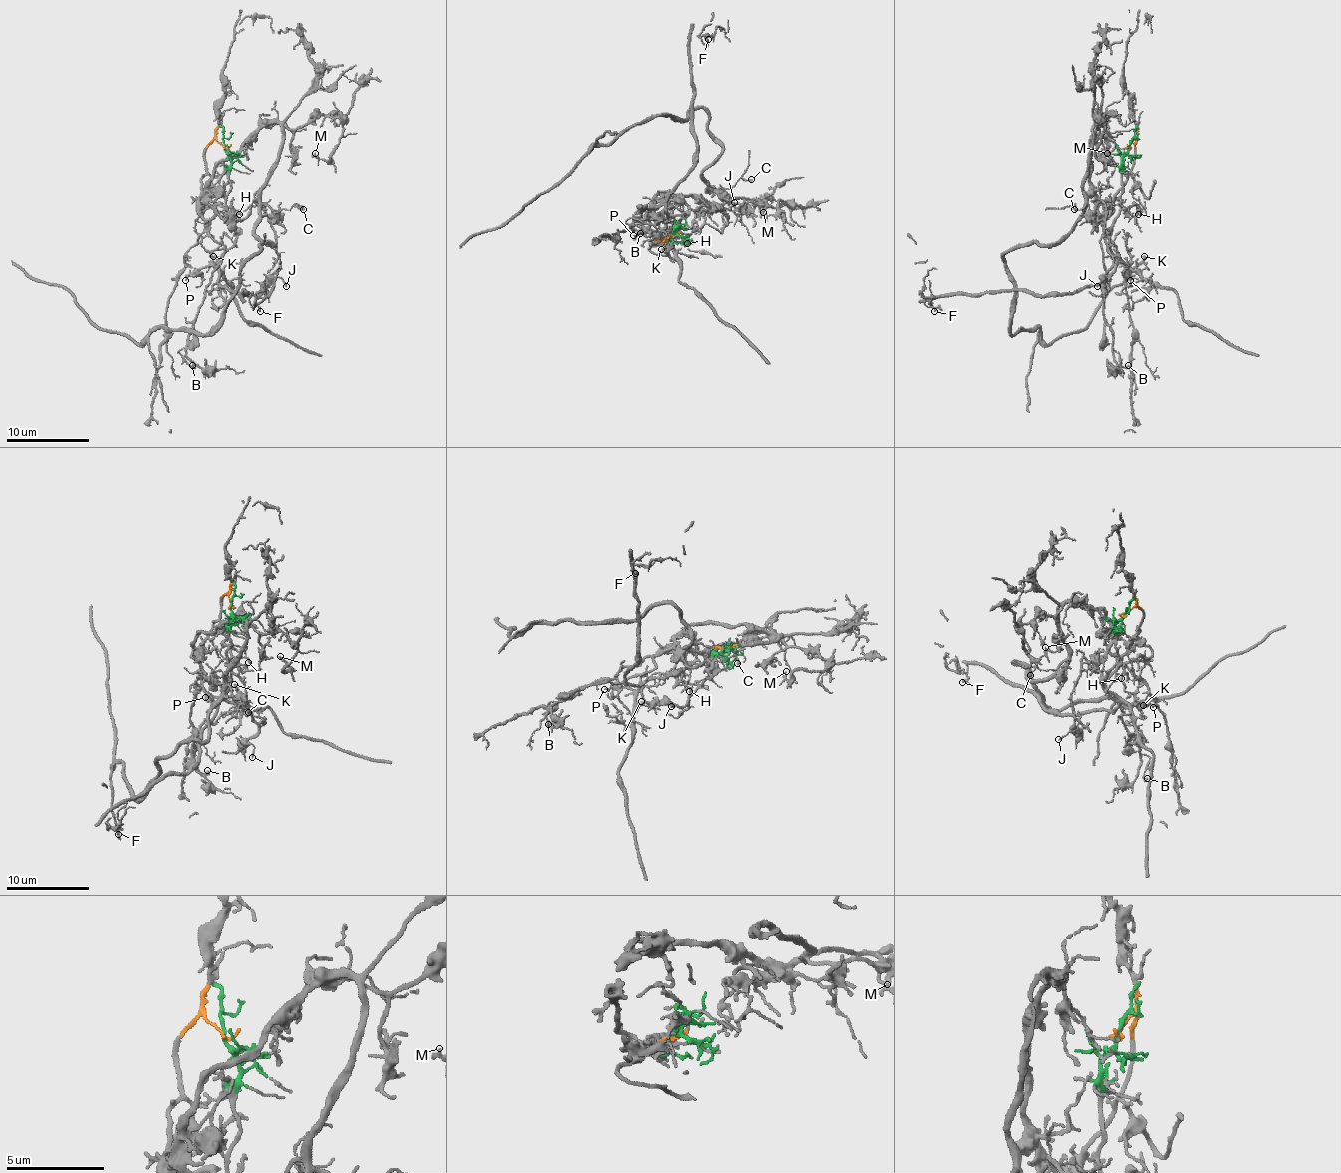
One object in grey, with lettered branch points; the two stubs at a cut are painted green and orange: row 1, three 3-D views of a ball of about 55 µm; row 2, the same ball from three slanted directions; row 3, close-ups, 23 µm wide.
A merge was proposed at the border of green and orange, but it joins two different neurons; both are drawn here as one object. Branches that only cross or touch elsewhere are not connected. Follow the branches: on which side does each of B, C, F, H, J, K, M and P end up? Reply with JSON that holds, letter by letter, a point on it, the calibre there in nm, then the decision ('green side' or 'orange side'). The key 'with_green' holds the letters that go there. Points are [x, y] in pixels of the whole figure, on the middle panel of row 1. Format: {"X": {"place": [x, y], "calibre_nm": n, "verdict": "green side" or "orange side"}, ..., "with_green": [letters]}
{"B": {"place": [640, 233], "calibre_nm": 160, "verdict": "orange side"}, "C": {"place": [751, 179], "calibre_nm": 130, "verdict": "orange side"}, "F": {"place": [708, 39], "calibre_nm": 140, "verdict": "green side"}, "H": {"place": [687, 243], "calibre_nm": 130, "verdict": "green side"}, "J": {"place": [734, 202], "calibre_nm": 120, "verdict": "orange side"}, "K": {"place": [661, 249], "calibre_nm": 240, "verdict": "green side"}, "M": {"place": [763, 212], "calibre_nm": 150, "verdict": "orange side"}, "P": {"place": [633, 235], "calibre_nm": 180, "verdict": "green side"}, "with_green": ["F", "H", "K", "P"]}

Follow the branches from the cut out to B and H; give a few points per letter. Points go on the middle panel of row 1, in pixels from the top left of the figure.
B: (671, 234), (653, 240), (648, 215), (663, 204), (671, 207), (659, 215), (642, 209), (626, 221), (640, 234)
H: (671, 234), (677, 227), (673, 225), (675, 240), (688, 244)

